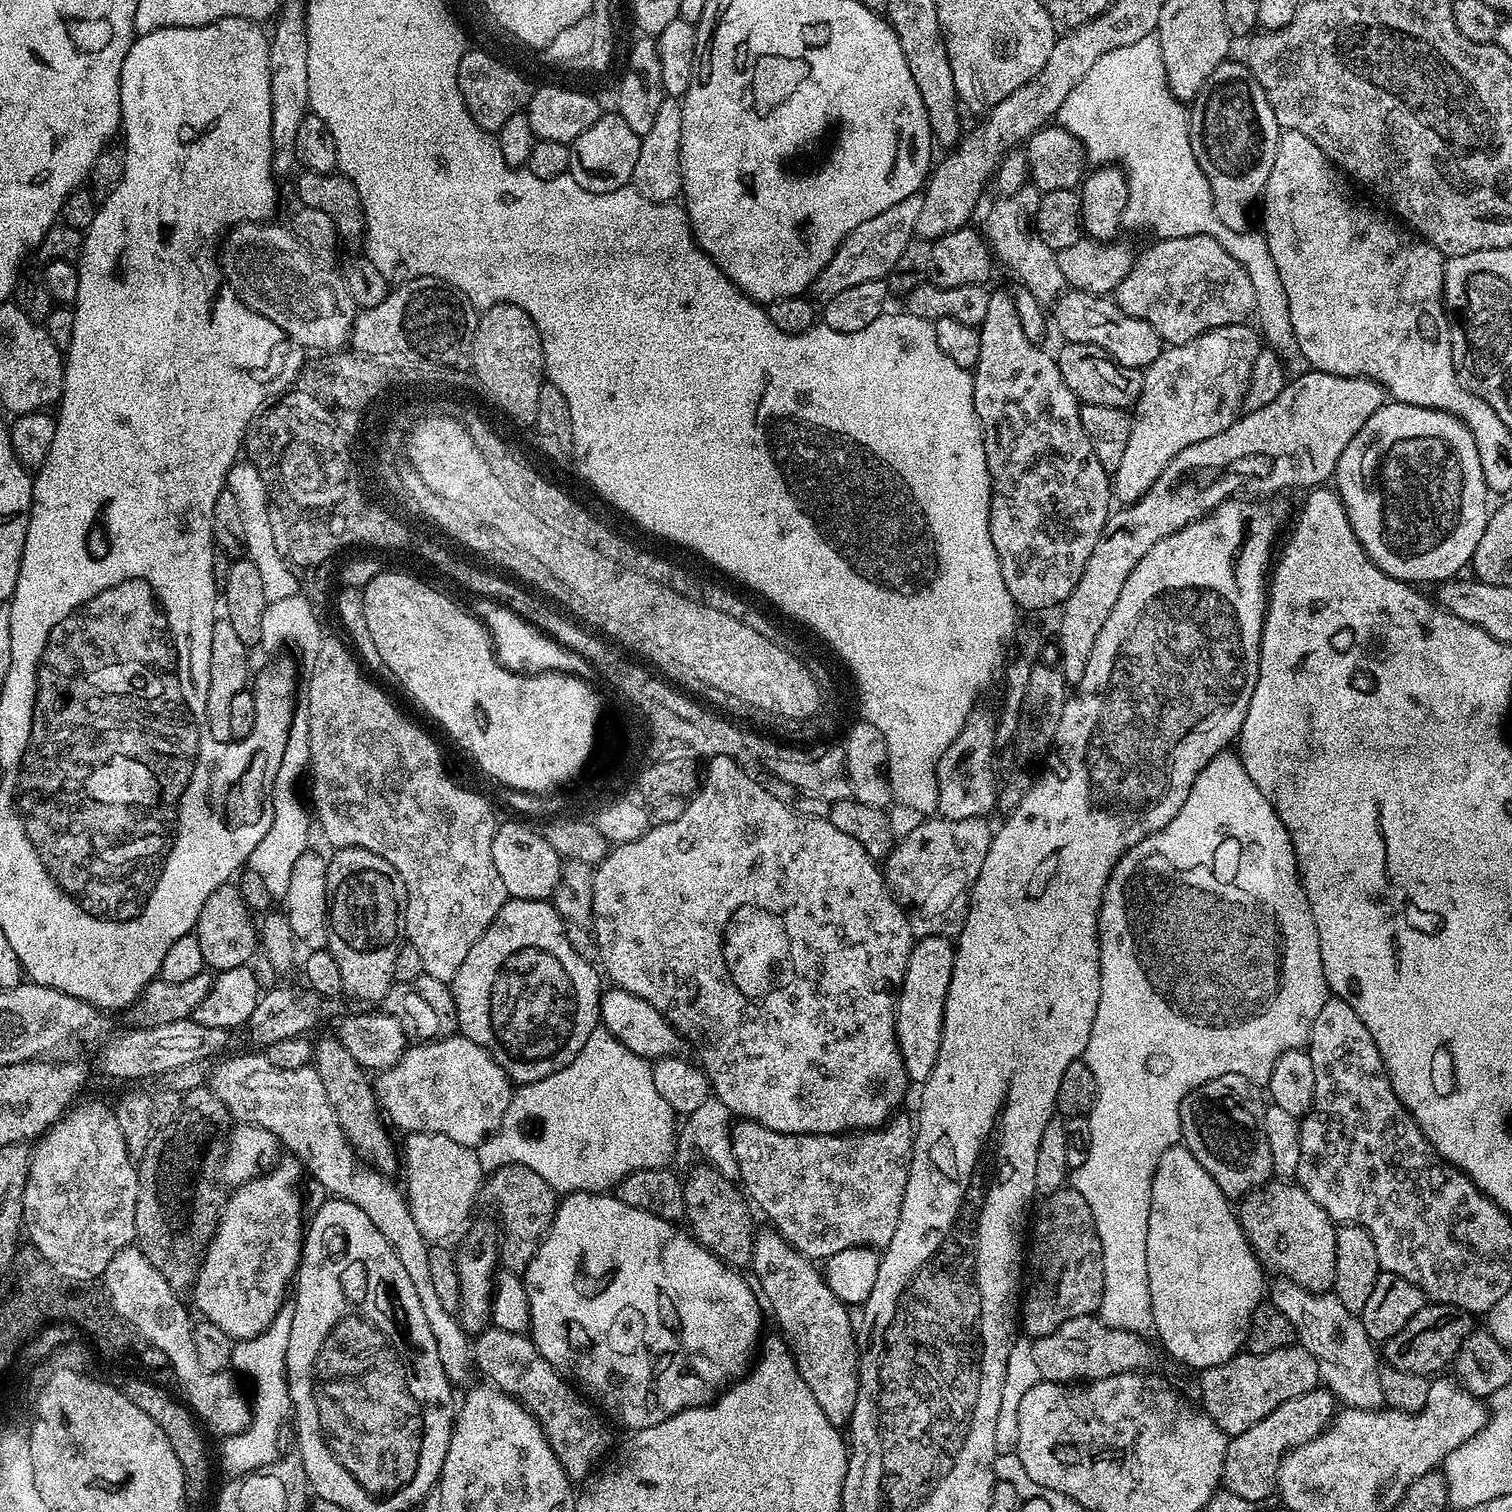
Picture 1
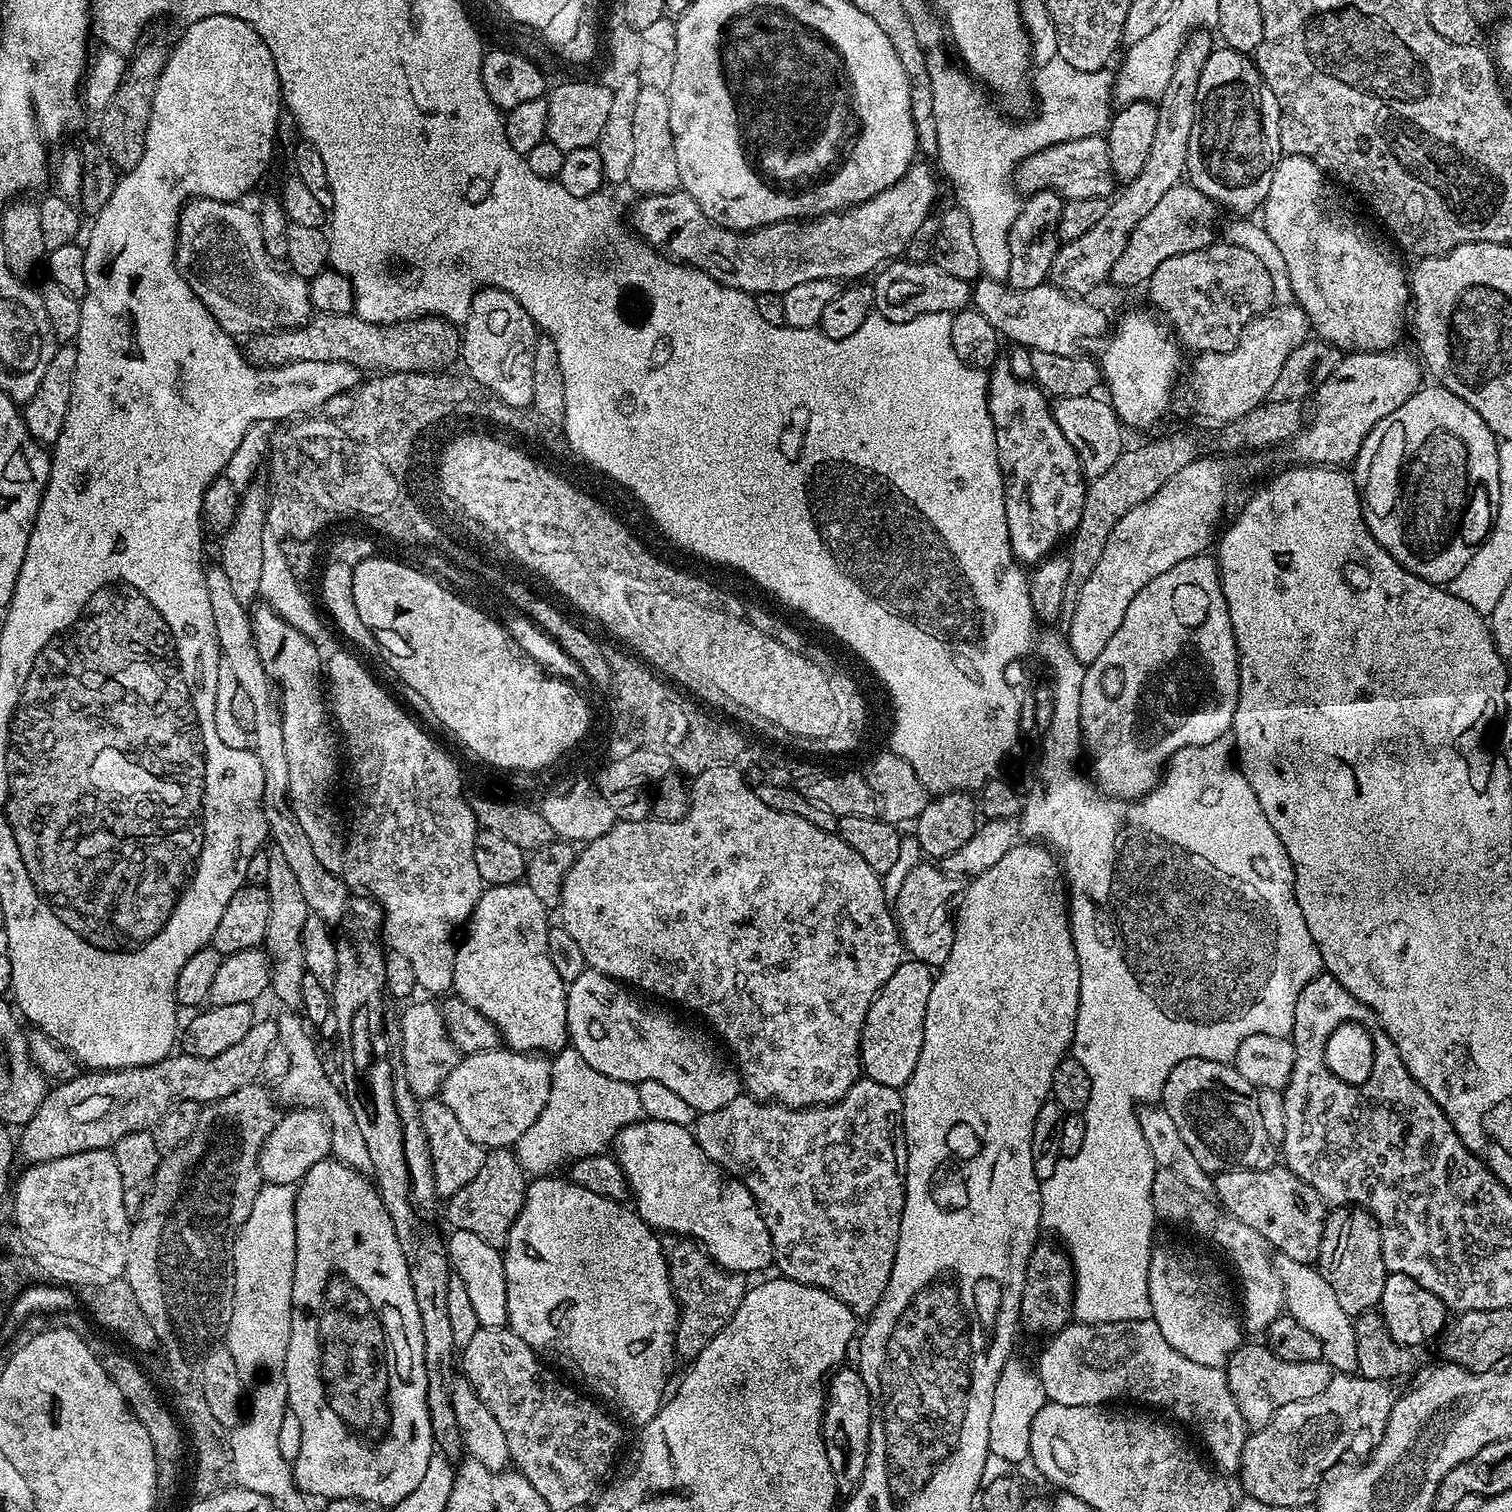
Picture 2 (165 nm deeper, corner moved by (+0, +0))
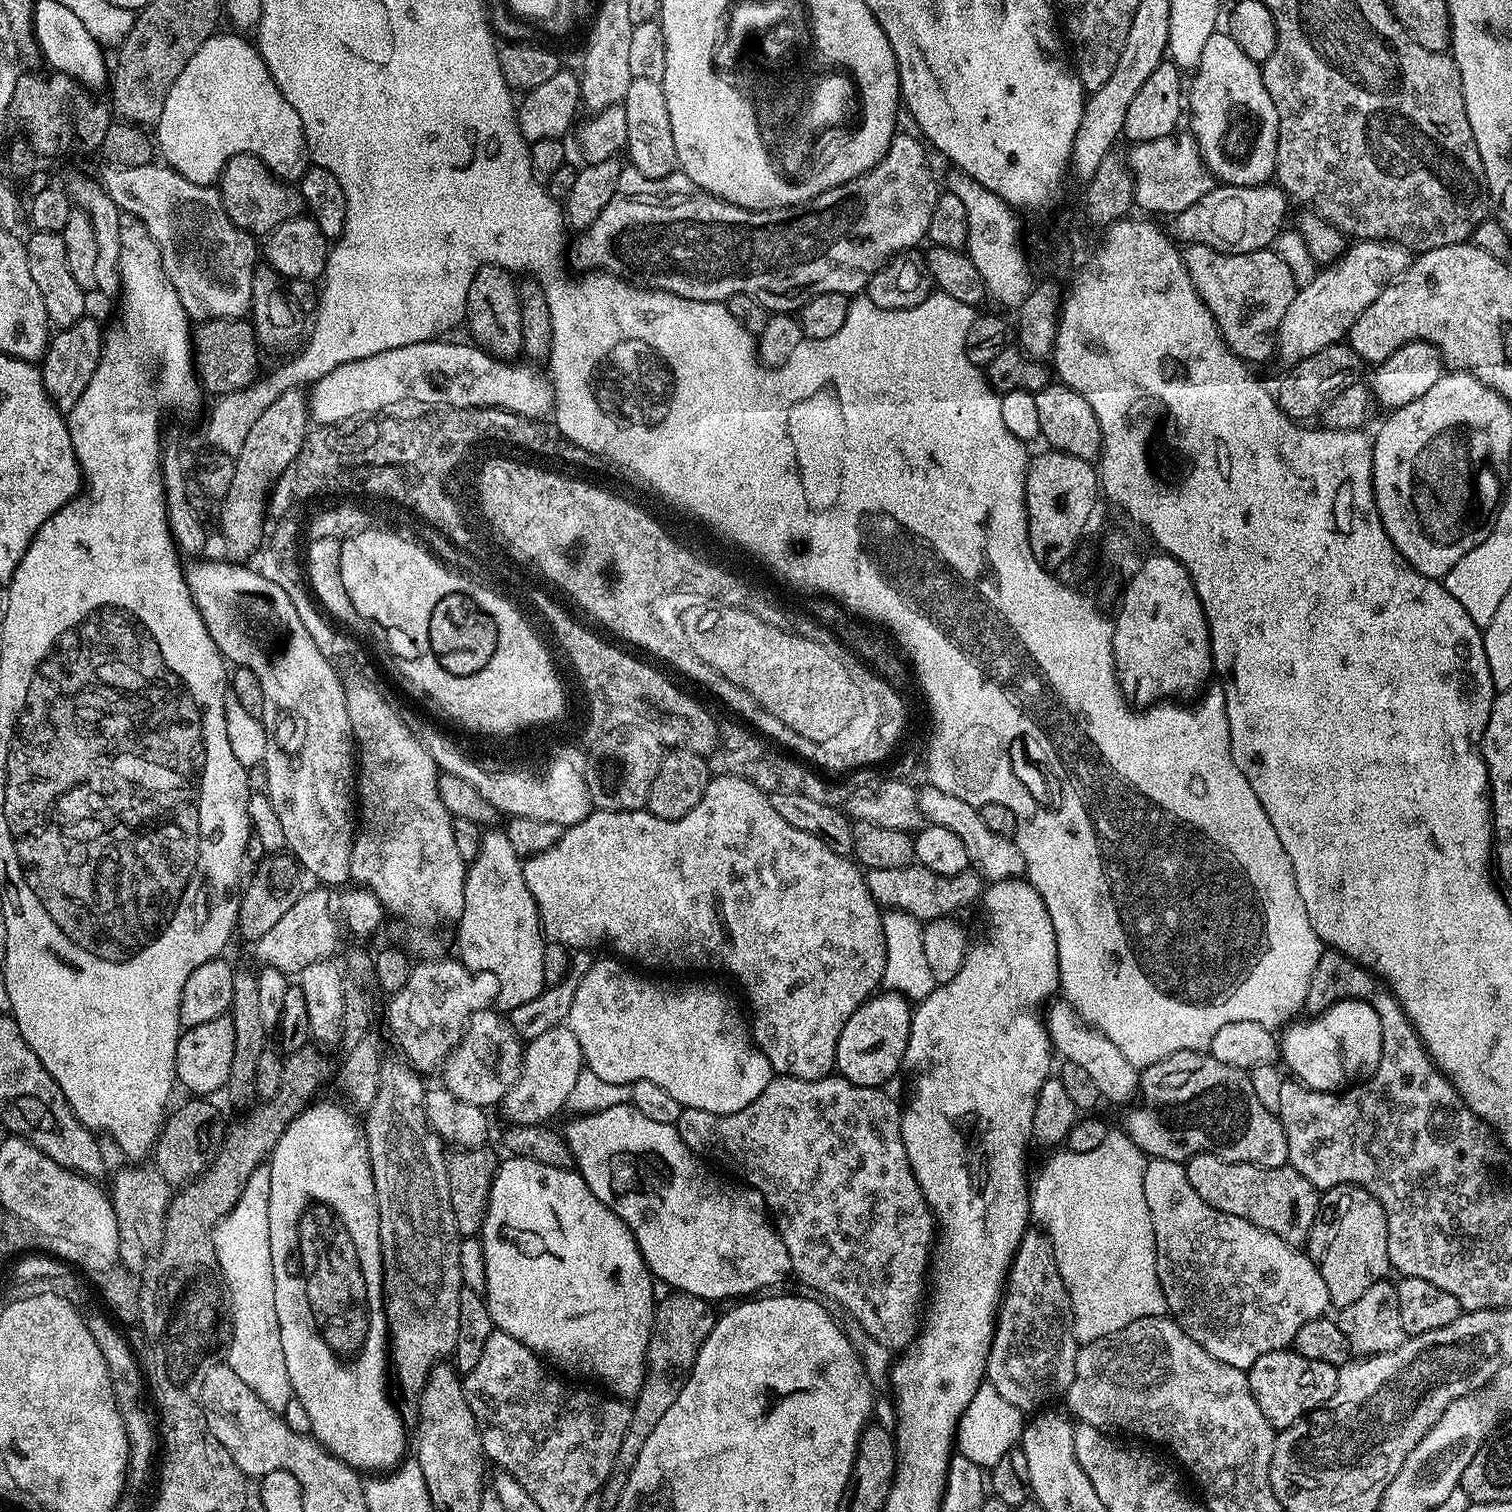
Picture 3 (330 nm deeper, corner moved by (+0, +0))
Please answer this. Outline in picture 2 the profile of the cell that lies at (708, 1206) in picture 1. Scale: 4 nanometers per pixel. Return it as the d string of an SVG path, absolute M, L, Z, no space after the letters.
M680 1238L670 1248L668 1262L668 1281L672 1283L672 1292L678 1305L676 1322L676 1356L685 1362L695 1360L696 1355L721 1332L734 1318L742 1298L750 1284L741 1273L728 1272L716 1265L716 1261L691 1238Z

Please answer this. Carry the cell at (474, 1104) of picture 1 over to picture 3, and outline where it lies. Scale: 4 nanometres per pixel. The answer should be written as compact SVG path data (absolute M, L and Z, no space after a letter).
M567 1026L546 1030L546 1034L538 1034L538 1038L527 1041L516 1082L510 1086L510 1090L506 1090L504 1099L498 1104L499 1110L504 1111L505 1121L508 1124L544 1124L551 1121L548 1119L567 1105L570 1090L574 1090L574 1081L584 1067L584 1055L578 1046L578 1038L574 1038Z

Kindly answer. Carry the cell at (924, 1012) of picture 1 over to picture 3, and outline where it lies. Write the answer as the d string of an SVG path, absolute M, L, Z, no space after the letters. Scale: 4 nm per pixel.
M881 994L873 995L871 998L864 1001L858 1006L858 1010L854 1010L854 1014L850 1014L850 1018L846 1022L846 1026L842 1026L842 1034L838 1034L838 1046L836 1047L836 1067L835 1071L843 1076L845 1080L854 1082L858 1086L866 1086L867 1088L878 1088L887 1085L887 1080L895 1074L896 1071L901 1071L904 1063L904 1051L906 1050L906 1042L910 1038L910 1026L912 1025L913 1009L910 1007L909 1001L895 995L895 994Z

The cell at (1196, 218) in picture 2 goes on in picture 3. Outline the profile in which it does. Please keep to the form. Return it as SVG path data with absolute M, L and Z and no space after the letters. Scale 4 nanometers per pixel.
M1269 182L1254 186L1221 183L1214 186L1194 206L1176 213L1174 236L1181 245L1201 244L1226 254L1250 254L1271 249L1276 236L1285 227L1290 197L1279 184Z

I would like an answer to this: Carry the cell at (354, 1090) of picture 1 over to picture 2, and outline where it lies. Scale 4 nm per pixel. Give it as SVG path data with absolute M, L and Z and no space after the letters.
M273 847L268 856L269 869L262 887L268 892L270 918L266 921L262 948L268 953L270 961L270 992L282 1003L296 1006L300 1004L302 978L306 974L300 935L310 913L302 898L302 890L298 887L298 878L294 878L294 870L290 870L290 862L286 862L282 850Z

